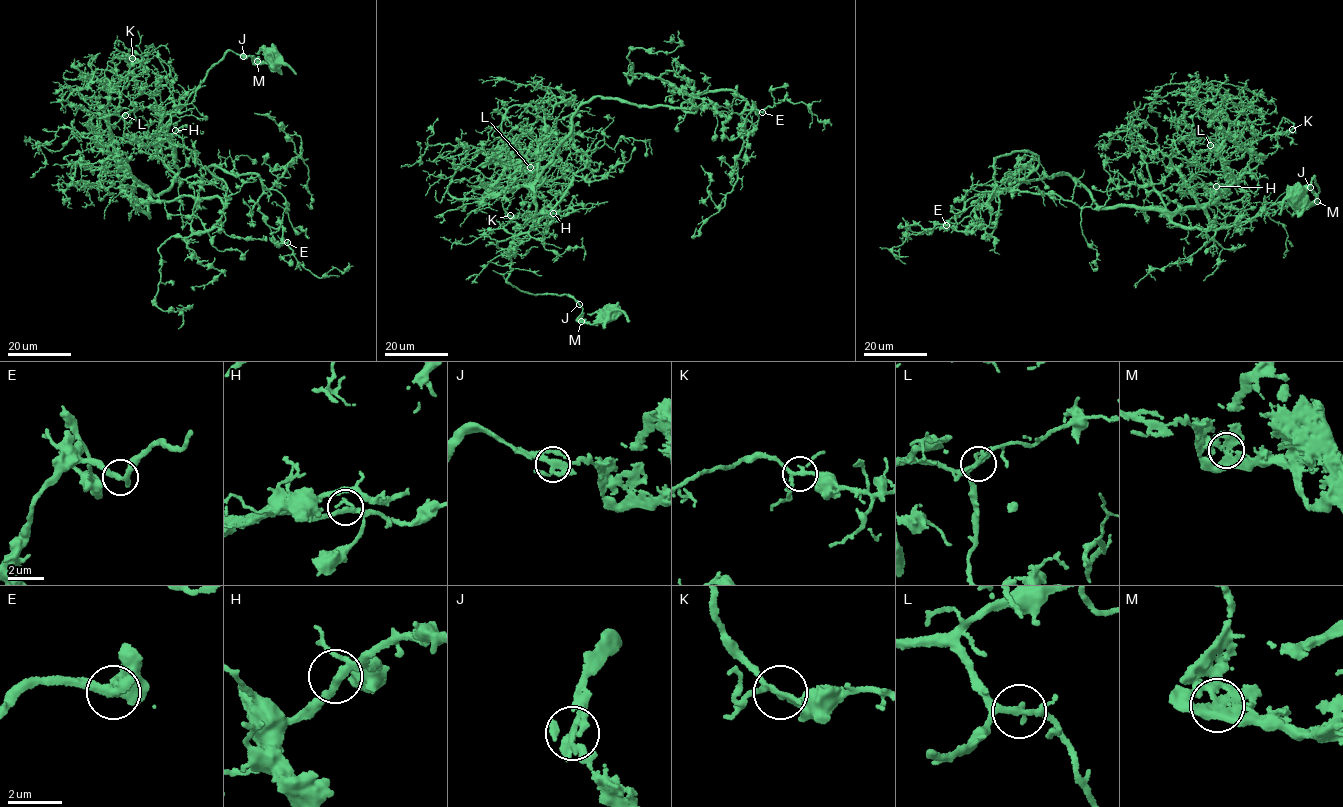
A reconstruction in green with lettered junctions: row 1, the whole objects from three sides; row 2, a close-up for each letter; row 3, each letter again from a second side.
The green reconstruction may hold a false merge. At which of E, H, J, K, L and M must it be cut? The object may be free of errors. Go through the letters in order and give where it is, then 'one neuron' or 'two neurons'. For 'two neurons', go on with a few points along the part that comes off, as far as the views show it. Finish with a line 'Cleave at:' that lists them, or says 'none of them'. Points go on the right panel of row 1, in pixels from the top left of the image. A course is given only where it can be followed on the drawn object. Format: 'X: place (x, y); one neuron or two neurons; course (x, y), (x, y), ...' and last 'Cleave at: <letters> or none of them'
E: place (946, 225); one neuron
H: place (1216, 186); one neuron
J: place (1310, 187); one neuron
K: place (1292, 129); one neuron
L: place (1210, 145); one neuron
M: place (1317, 201); one neuron
Cleave at: none of them

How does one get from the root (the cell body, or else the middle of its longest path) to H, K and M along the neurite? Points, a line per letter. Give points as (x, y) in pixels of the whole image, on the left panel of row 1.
H: (272, 54), (276, 53), (262, 62), (229, 50), (170, 117), (155, 146), (176, 174), (168, 137), (175, 130)
K: (272, 54), (209, 70), (155, 142), (175, 176), (155, 195), (109, 127), (105, 70), (132, 58)
M: (272, 54), (276, 53), (266, 62), (256, 61)

